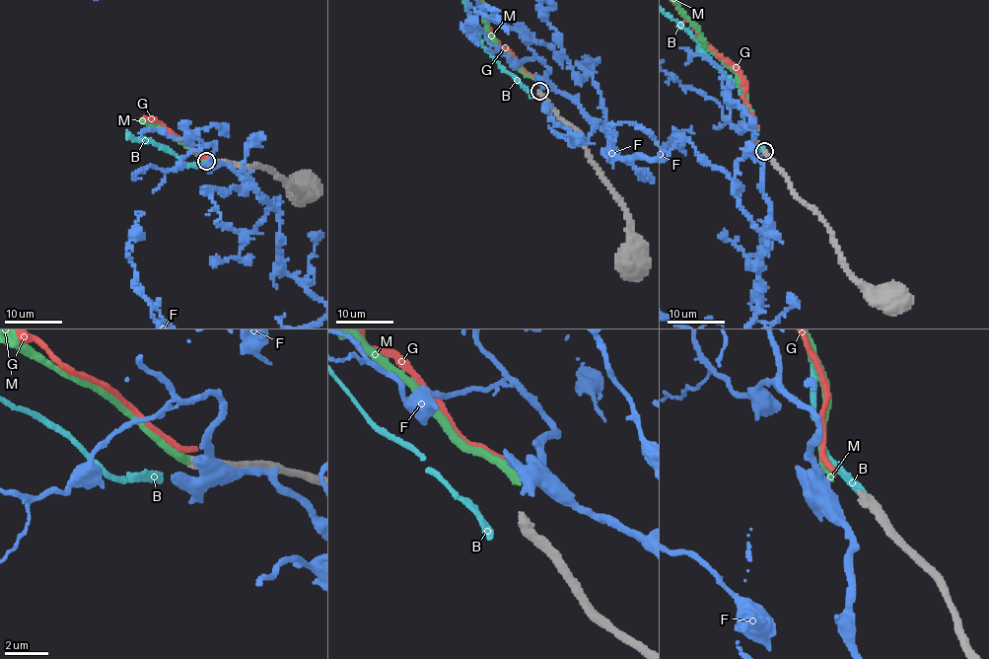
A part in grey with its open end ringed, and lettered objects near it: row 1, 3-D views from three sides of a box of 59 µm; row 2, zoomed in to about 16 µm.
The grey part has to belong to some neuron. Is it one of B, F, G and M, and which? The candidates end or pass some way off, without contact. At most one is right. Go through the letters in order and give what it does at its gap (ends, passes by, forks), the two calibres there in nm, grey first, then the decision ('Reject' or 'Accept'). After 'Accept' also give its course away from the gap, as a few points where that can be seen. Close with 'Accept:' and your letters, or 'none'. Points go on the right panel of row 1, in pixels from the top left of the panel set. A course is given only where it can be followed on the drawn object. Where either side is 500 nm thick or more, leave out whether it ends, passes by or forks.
B: It ends there. Thickness 400 nm (grey) against 400 nm. Reject
F: Thickness 400 nm (grey) against 500 nm. Reject
G: It ends there. Thickness 400 nm (grey) against 220 nm. Reject
M: It ends there. Thickness 400 nm (grey) against 360 nm. Reject
Accept: none

